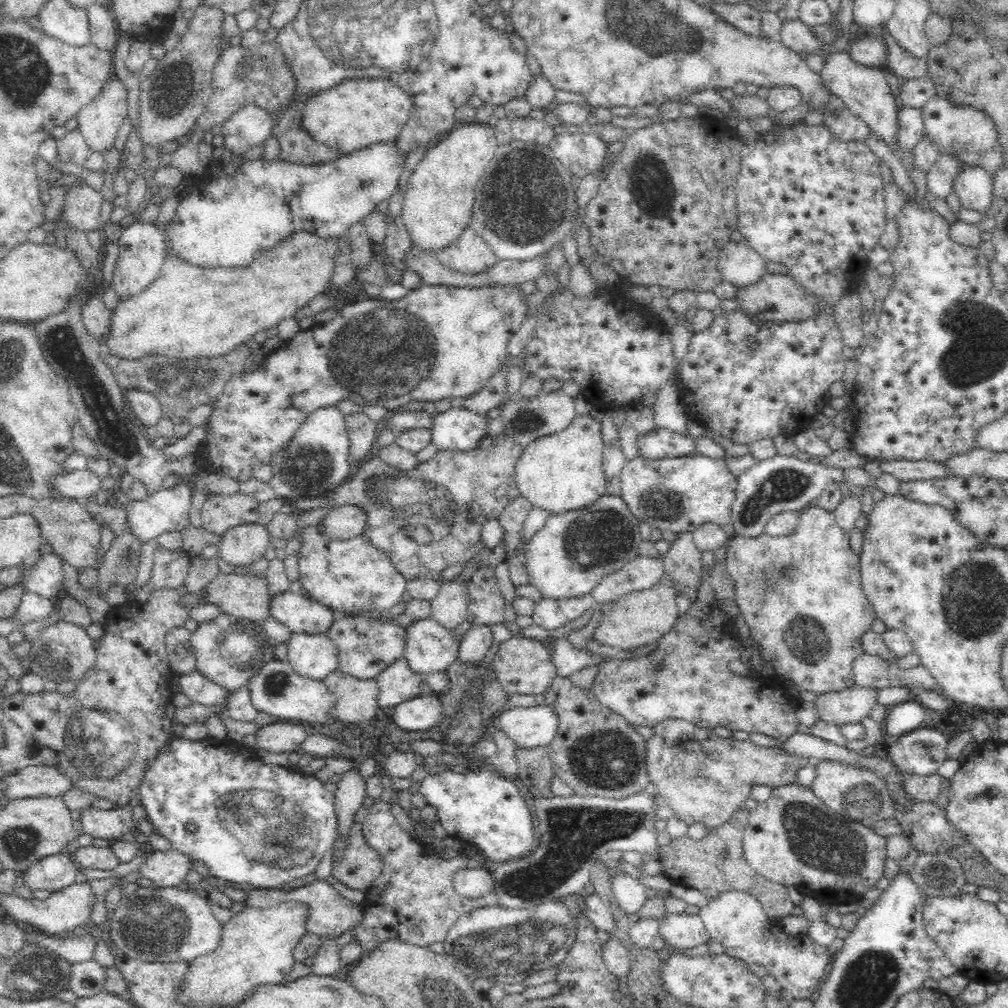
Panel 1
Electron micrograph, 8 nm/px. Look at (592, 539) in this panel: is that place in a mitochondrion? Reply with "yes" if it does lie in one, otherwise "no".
yes

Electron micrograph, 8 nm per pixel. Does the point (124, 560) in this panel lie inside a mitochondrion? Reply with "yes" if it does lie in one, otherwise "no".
yes

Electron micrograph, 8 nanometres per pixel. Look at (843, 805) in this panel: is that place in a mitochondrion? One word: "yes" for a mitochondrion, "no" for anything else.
yes

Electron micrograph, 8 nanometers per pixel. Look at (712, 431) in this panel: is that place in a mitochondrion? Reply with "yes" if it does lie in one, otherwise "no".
no

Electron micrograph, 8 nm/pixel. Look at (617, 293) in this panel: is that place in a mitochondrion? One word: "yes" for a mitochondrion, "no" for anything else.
no

